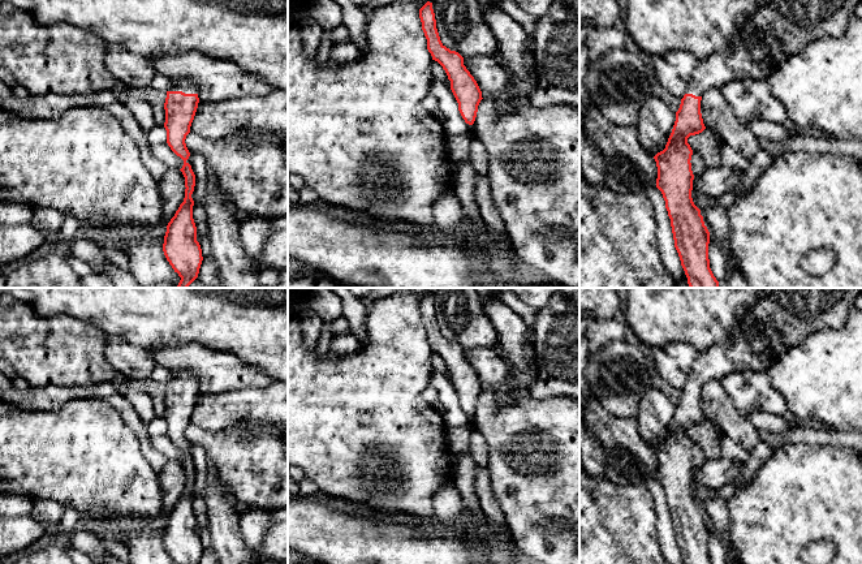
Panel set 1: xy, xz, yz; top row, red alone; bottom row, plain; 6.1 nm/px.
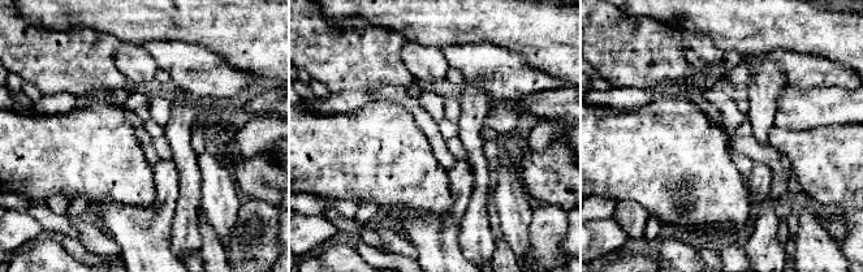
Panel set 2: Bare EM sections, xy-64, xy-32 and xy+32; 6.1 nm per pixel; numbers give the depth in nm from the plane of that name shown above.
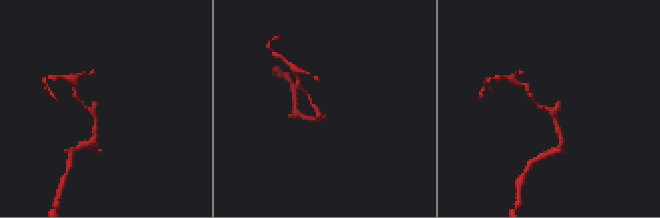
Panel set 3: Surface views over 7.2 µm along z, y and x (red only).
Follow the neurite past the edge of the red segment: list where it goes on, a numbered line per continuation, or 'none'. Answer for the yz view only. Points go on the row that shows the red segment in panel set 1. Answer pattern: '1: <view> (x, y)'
1: yz (780, 29)

